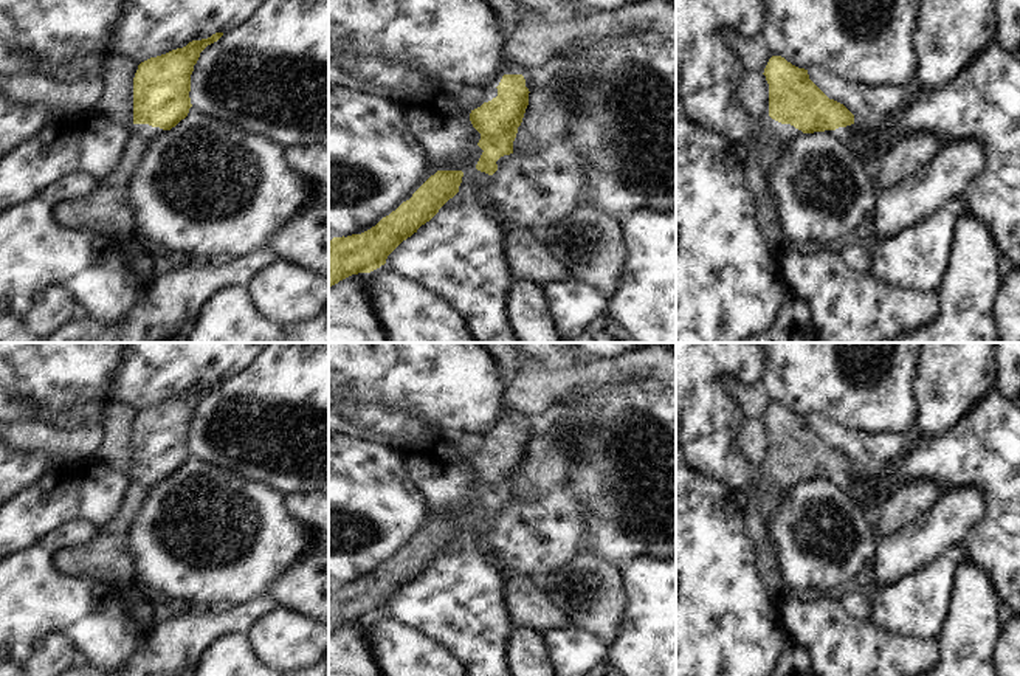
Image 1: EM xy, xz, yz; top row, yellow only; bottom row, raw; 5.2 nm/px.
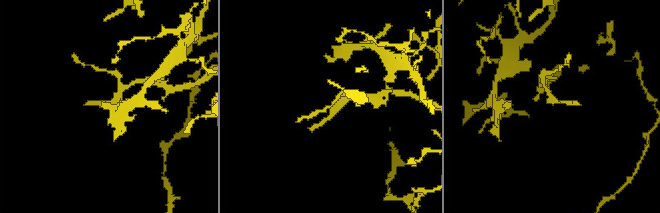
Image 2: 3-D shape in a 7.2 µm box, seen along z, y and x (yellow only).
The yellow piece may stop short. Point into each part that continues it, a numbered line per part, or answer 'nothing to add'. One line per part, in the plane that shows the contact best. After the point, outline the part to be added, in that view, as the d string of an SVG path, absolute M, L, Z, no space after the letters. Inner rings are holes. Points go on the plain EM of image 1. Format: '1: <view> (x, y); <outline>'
1: yz (775, 476); M769 462L766 464L766 468L769 470L767 478L764 479L760 491L753 498L746 498L746 496L736 496L738 502L744 507L749 509L755 501L758 501L769 488L784 485L787 488L797 487L803 482L801 478L795 476L791 471L781 471L775 467L772 467Z

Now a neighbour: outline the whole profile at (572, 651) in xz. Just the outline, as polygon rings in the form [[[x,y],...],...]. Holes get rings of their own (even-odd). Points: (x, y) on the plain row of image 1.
[[[580,628],[550,629],[544,636],[557,676],[588,676],[609,654],[609,648],[595,634]]]

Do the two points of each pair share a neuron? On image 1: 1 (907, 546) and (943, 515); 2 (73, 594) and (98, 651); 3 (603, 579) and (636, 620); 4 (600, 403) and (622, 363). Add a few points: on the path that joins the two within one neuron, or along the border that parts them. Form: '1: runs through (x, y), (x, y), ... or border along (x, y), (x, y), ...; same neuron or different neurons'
1: runs through (916, 541), (933, 524); same neuron
2: runs through (82, 608), (98, 627), (98, 638); same neuron
3: border along (620, 569), (620, 585), (627, 605), (614, 639); different neurons
4: border along (620, 371), (623, 374), (642, 374), (656, 380); different neurons

